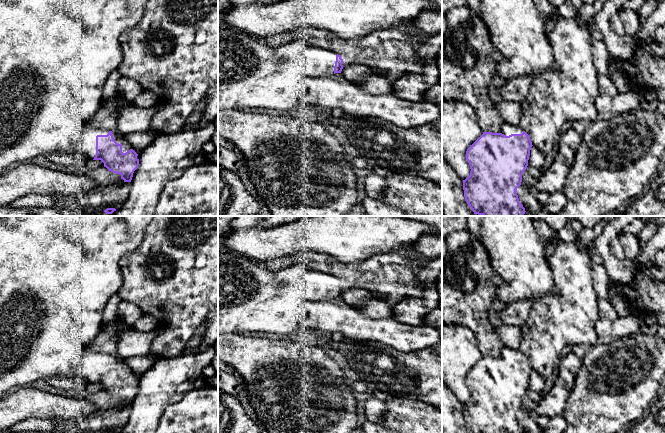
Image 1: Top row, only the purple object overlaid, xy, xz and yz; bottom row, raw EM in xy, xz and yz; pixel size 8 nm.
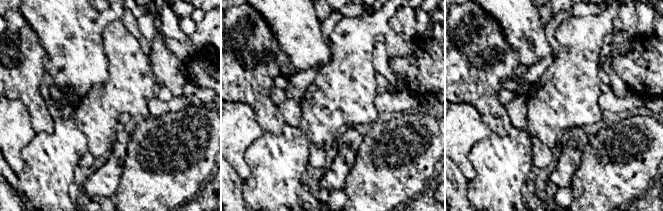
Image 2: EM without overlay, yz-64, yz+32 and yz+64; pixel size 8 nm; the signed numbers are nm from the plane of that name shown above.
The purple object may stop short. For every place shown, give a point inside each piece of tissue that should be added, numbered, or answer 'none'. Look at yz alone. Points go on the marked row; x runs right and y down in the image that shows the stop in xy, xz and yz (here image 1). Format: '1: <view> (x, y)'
1: yz (507, 129)

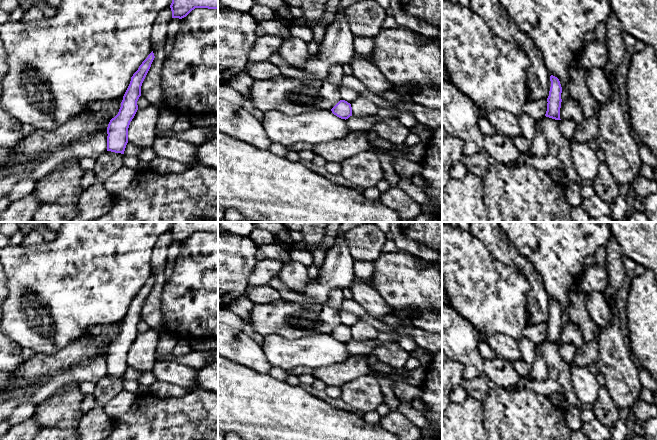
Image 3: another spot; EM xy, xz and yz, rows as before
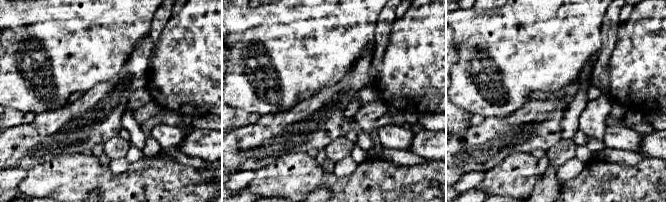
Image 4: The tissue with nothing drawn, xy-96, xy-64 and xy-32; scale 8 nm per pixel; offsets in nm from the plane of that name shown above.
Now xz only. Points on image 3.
none

